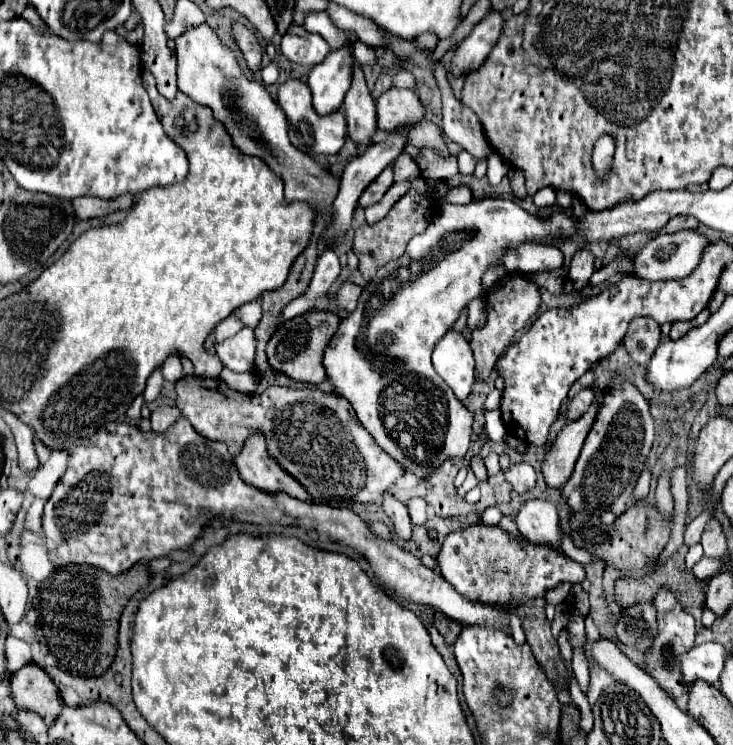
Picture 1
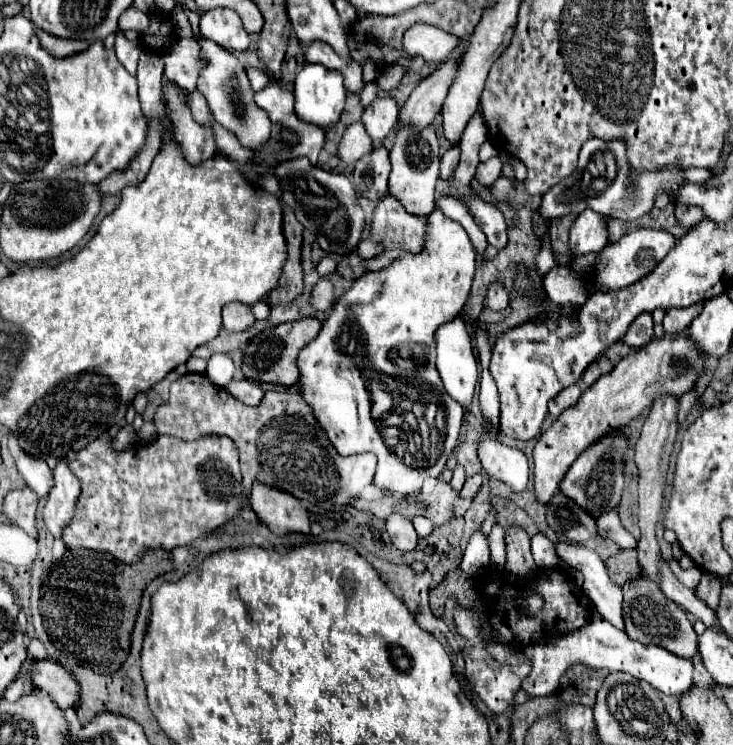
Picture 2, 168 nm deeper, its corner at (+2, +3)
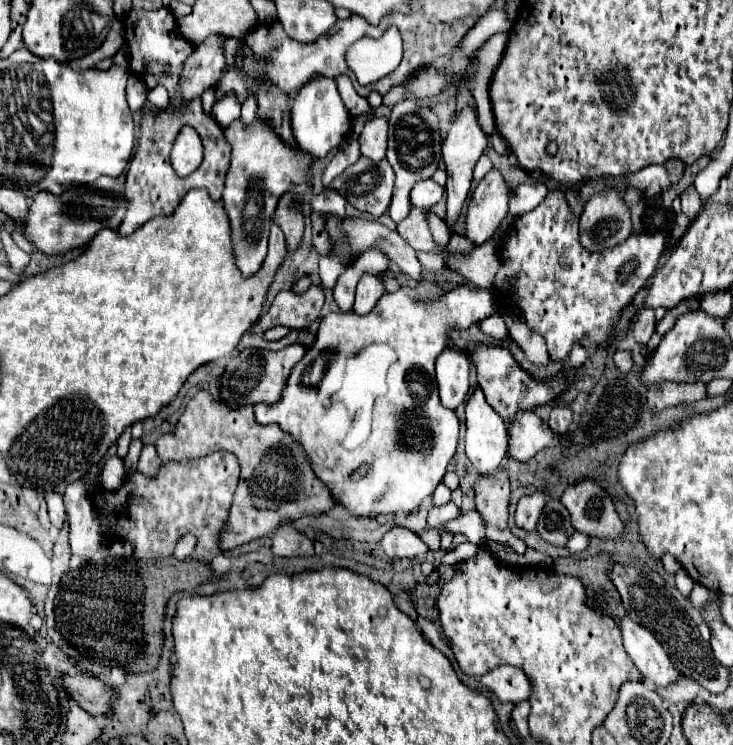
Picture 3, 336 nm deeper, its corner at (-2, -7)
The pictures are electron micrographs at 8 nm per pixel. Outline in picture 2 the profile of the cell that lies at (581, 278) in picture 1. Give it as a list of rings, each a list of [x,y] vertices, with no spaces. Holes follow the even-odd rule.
[[[583,211],[569,231],[571,257],[581,257],[587,253],[599,253],[607,245],[607,229],[593,211]]]

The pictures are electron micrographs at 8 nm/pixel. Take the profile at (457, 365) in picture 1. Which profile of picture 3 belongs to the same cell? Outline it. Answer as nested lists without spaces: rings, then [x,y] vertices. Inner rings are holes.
[[[447,349],[435,361],[435,381],[439,387],[441,405],[457,409],[469,391],[471,361],[463,351]]]

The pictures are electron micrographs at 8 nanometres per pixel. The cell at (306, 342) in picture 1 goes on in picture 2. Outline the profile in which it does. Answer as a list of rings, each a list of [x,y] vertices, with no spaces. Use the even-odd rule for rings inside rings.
[[[301,317],[299,321],[281,323],[277,327],[261,331],[245,349],[243,359],[243,373],[249,379],[255,381],[267,381],[267,383],[283,383],[283,385],[295,385],[299,381],[299,367],[297,357],[299,351],[311,343],[311,339],[317,337],[321,329],[321,321],[315,317]]]

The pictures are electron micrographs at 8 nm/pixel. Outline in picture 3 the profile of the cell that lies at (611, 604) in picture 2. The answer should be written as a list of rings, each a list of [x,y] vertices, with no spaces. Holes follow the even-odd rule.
[[[629,617],[621,619],[619,627],[623,631],[627,655],[639,667],[639,671],[643,671],[645,681],[653,683],[655,687],[665,687],[681,677],[681,673],[671,663],[669,655],[665,653],[663,645],[647,627],[637,625]]]

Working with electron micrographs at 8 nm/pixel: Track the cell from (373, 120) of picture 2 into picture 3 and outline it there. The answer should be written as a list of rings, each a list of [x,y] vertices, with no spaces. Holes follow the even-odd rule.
[[[375,117],[365,123],[361,135],[359,135],[359,145],[361,145],[361,155],[371,159],[371,161],[381,161],[385,159],[385,149],[387,149],[387,119],[385,117]]]

